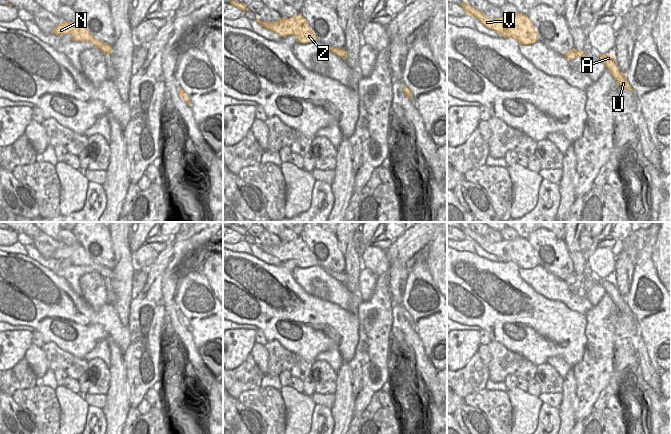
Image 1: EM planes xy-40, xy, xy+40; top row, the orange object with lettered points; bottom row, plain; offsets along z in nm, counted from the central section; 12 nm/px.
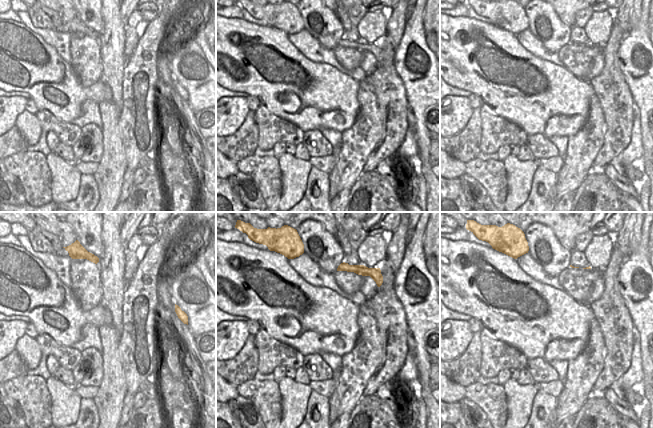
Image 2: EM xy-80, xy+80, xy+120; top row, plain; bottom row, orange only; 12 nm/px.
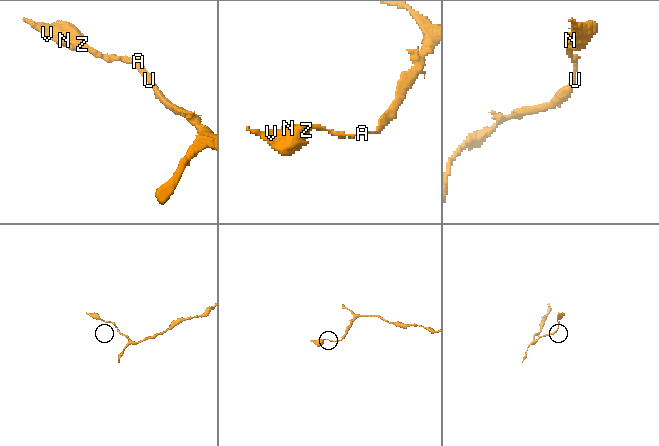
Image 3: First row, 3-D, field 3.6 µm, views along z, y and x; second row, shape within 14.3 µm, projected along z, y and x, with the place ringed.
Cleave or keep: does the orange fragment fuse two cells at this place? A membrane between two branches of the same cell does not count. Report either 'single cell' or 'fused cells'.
single cell

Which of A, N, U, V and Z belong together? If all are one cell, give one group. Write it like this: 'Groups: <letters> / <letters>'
Groups: A N U V Z

